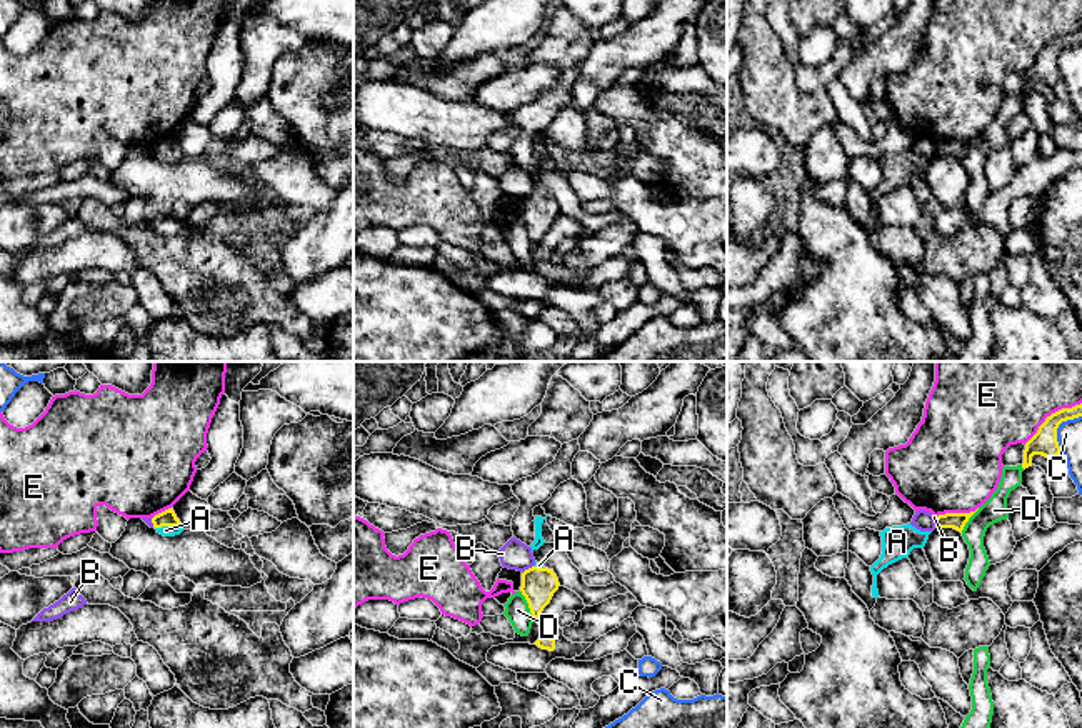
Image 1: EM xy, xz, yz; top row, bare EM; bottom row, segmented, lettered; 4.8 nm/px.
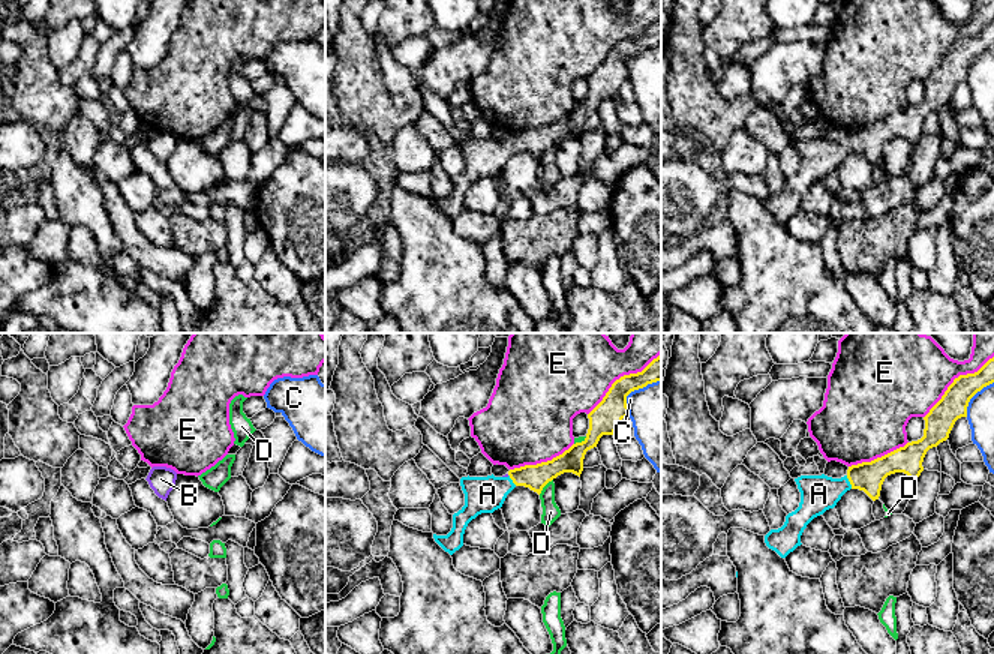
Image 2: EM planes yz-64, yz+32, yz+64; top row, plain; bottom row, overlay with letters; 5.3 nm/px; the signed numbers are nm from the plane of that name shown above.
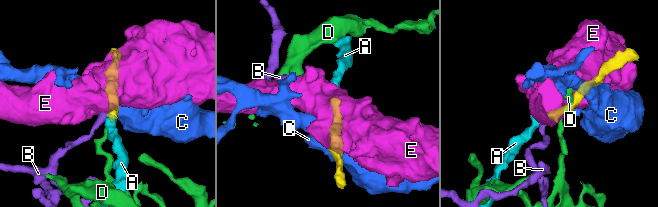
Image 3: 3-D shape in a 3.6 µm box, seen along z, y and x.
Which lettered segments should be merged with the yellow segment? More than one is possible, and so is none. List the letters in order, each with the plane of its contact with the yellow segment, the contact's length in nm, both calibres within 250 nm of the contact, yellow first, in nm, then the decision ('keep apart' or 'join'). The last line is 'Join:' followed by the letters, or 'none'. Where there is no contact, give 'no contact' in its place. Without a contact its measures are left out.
A: contact in xy; length 130 nm; calibres 80 and 50 nm; join
B: contact in xz; length 70 nm; calibres 160 and 140 nm; keep apart
C: contact in yz; length 220 nm; calibres 120 and 130 nm; keep apart
D: contact in xz; length 160 nm; calibres 160 and 120 nm; keep apart
E: contact in yz; length 340 nm; calibres 120 and 360 nm; keep apart
Join: A

